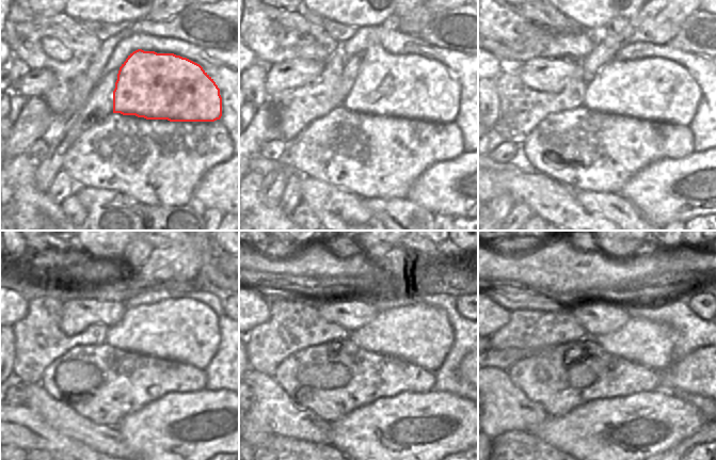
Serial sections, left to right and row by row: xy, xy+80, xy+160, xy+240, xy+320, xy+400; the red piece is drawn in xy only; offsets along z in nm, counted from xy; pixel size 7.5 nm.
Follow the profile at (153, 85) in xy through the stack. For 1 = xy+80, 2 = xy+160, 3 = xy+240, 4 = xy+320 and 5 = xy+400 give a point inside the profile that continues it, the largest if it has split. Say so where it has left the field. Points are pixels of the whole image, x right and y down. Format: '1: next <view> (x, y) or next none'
1: next xy+80 (410, 86)
2: next xy+160 (654, 89)
3: next xy+240 (184, 330)
4: next xy+320 (422, 334)
5: next xy+400 (650, 344)

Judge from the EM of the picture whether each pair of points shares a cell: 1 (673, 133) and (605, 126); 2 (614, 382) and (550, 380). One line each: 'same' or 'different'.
1: same
2: same

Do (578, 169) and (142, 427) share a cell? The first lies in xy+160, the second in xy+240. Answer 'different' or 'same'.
different

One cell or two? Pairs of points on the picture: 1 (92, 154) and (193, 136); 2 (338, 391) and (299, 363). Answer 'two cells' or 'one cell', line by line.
1: one cell
2: one cell

